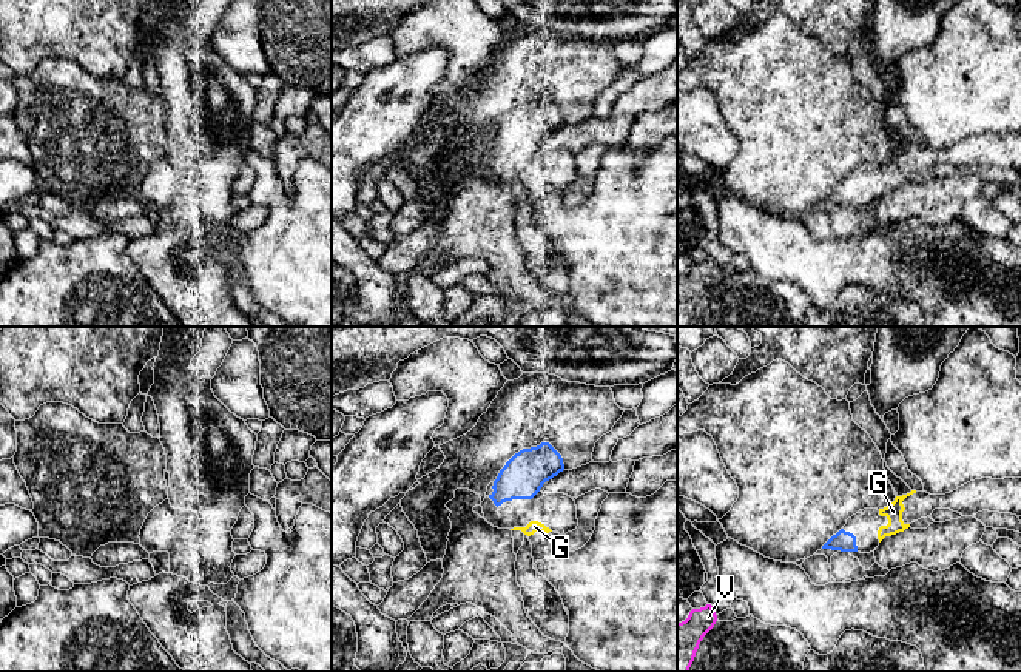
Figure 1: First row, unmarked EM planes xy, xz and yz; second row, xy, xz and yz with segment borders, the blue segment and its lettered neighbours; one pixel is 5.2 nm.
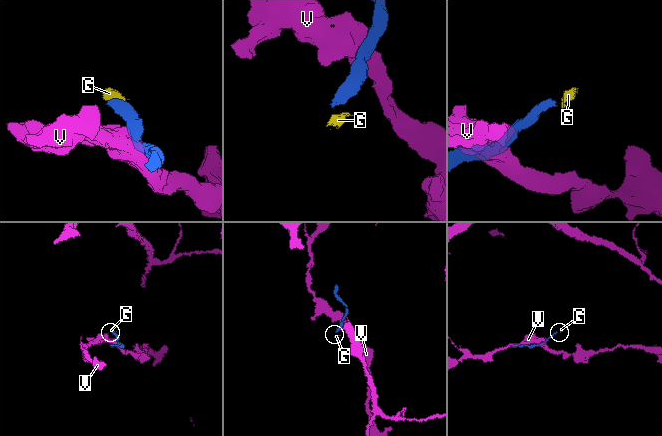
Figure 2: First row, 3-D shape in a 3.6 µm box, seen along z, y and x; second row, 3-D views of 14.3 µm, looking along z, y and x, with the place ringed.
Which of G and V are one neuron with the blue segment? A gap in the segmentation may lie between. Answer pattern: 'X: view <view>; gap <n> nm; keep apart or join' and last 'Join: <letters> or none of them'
G: view yz; gap 120 nm; join
V: view yz; gap 650 nm; keep apart
Join: G

